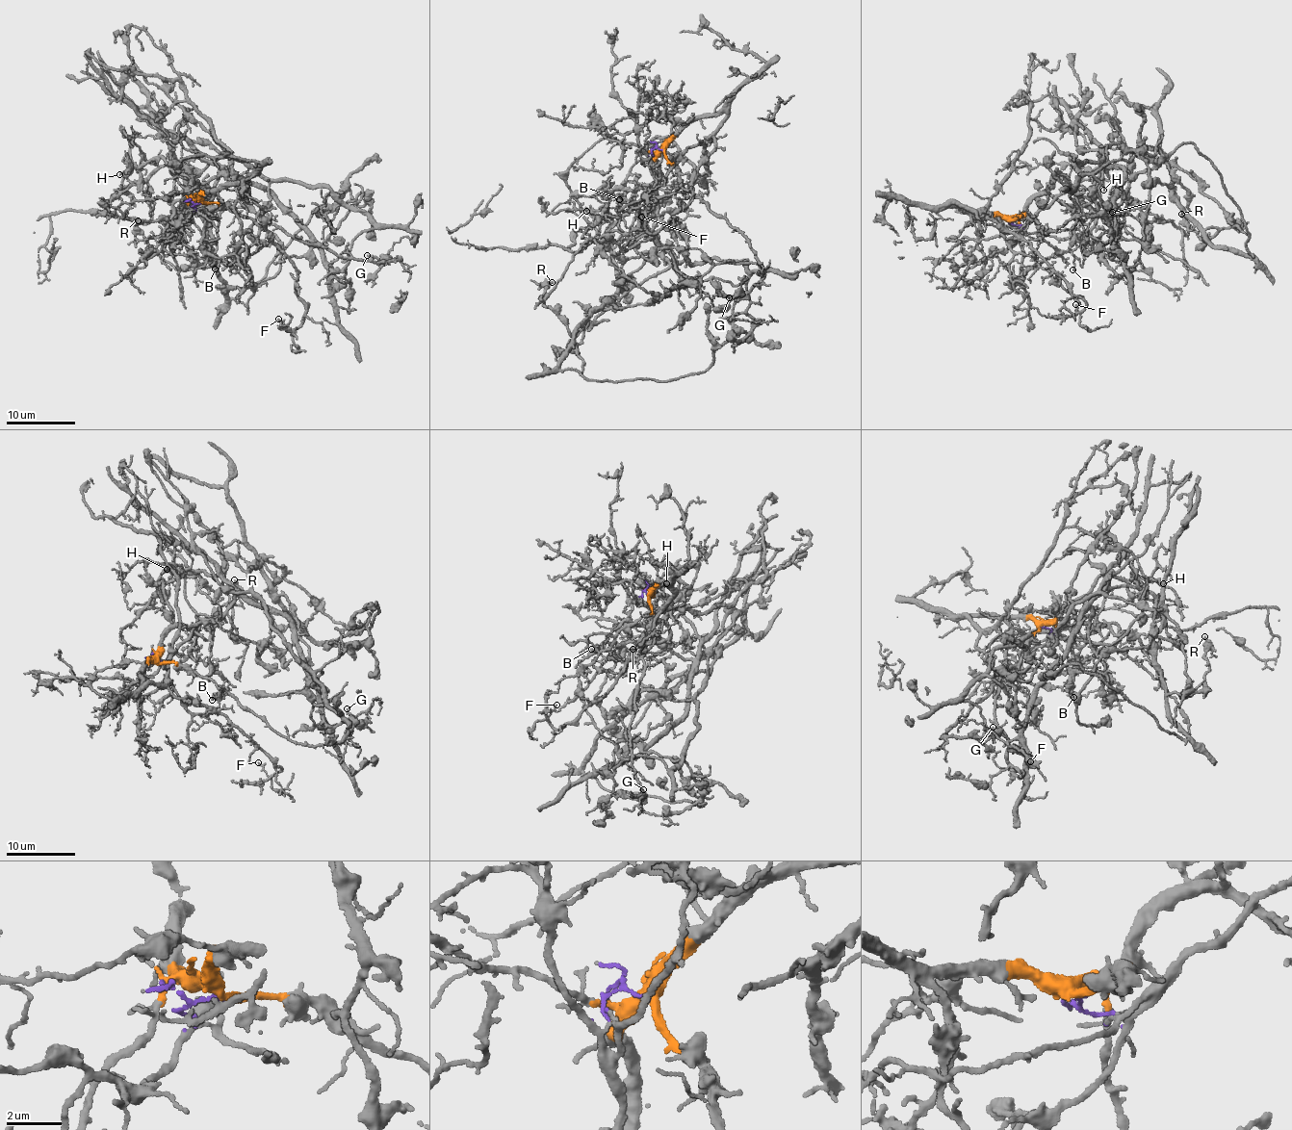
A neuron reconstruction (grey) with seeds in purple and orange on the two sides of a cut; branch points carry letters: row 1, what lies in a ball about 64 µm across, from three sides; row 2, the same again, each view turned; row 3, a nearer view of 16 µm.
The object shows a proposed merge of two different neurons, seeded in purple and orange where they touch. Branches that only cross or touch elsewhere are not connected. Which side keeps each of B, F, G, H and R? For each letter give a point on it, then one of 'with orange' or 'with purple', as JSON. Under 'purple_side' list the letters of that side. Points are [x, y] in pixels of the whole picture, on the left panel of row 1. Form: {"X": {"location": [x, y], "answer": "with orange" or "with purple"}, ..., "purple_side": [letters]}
{"B": {"location": [215, 269], "answer": "with orange"}, "F": {"location": [278, 319], "answer": "with orange"}, "G": {"location": [367, 255], "answer": "with orange"}, "H": {"location": [119, 174], "answer": "with orange"}, "R": {"location": [138, 220], "answer": "with purple"}, "purple_side": ["R"]}

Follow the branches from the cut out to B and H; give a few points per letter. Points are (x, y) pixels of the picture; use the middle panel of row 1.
B: (662, 150), (664, 157), (675, 167), (684, 192), (650, 197), (641, 205), (631, 207), (619, 199)
H: (662, 150), (658, 151), (656, 158), (658, 166), (654, 182), (614, 190), (604, 214), (596, 216), (586, 210)

